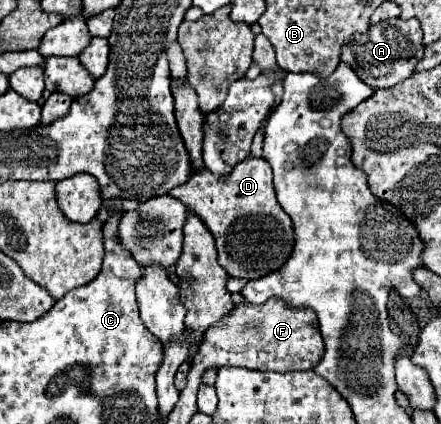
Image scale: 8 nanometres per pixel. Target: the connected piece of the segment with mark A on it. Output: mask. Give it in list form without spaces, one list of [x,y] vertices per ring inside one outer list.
[[[391,18],[379,22],[369,28],[367,34],[359,34],[343,48],[341,60],[349,64],[355,74],[371,88],[391,88],[401,80],[409,78],[415,70],[415,64],[423,58],[423,44],[421,44],[421,26],[417,18],[401,20]]]

